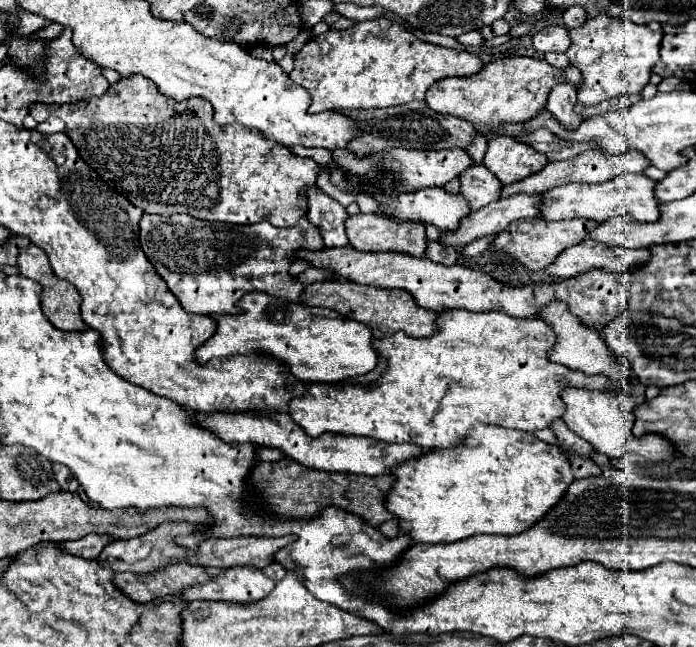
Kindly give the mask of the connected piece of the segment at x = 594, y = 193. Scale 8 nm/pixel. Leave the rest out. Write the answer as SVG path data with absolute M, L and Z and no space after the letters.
M625 173L617 175L599 185L583 185L583 183L569 183L563 187L553 187L541 193L539 217L557 221L557 219L591 219L591 221L607 221L611 217L629 215L641 223L651 223L659 219L659 203L653 199L655 181L645 177L643 173Z

